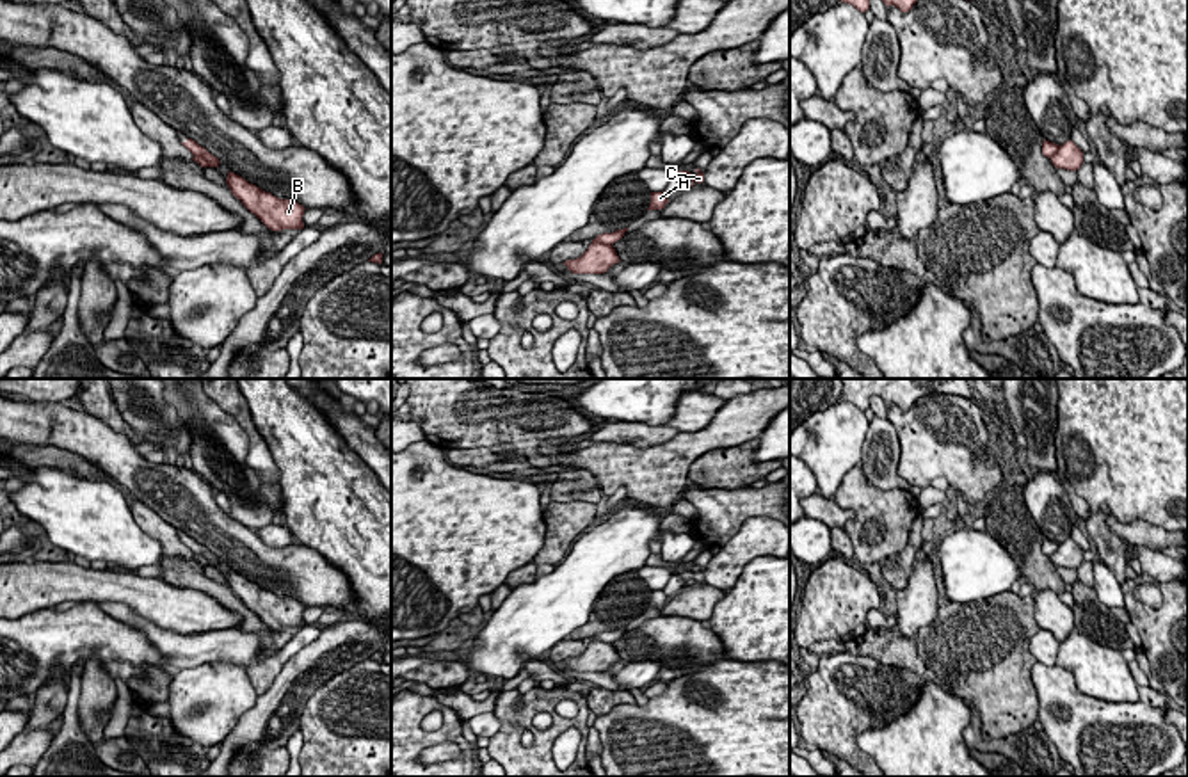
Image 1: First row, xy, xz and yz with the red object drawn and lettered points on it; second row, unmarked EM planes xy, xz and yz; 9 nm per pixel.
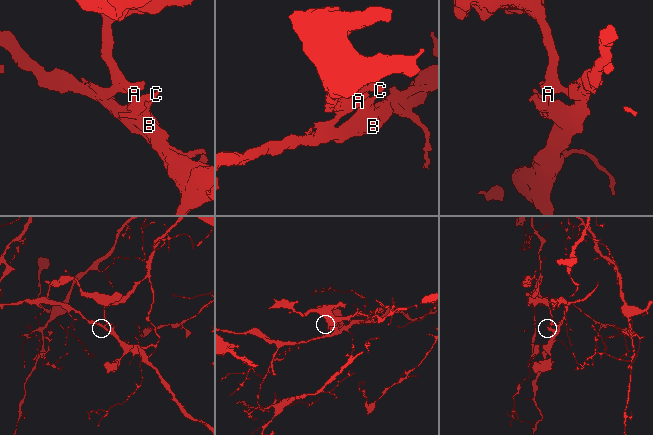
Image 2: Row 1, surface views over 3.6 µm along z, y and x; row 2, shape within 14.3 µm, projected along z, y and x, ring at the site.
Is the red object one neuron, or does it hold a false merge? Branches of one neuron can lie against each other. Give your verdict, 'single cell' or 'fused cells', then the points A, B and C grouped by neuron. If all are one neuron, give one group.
fused cells; A C / B

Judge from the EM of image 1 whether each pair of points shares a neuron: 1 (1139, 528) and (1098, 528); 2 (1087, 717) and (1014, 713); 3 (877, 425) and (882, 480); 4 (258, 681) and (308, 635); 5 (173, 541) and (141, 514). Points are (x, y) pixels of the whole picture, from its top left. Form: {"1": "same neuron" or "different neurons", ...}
{"1": "different neurons", "2": "different neurons", "3": "same neuron", "4": "same neuron", "5": "same neuron"}

